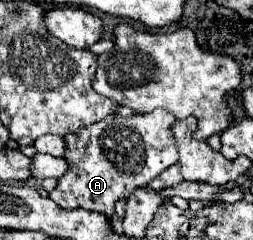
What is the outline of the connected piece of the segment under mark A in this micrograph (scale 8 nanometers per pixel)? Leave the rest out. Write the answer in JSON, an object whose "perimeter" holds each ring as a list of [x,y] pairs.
{"perimeter":[[[157,109],[143,115],[133,117],[115,117],[109,115],[109,119],[101,119],[89,127],[81,127],[81,131],[75,131],[73,135],[65,135],[65,161],[69,163],[69,171],[57,181],[57,187],[49,193],[49,197],[63,209],[89,209],[95,213],[105,215],[109,221],[115,215],[115,203],[119,199],[127,199],[137,187],[145,187],[151,179],[155,179],[161,171],[177,163],[177,145],[169,131],[169,127],[177,119],[165,111]]]}

